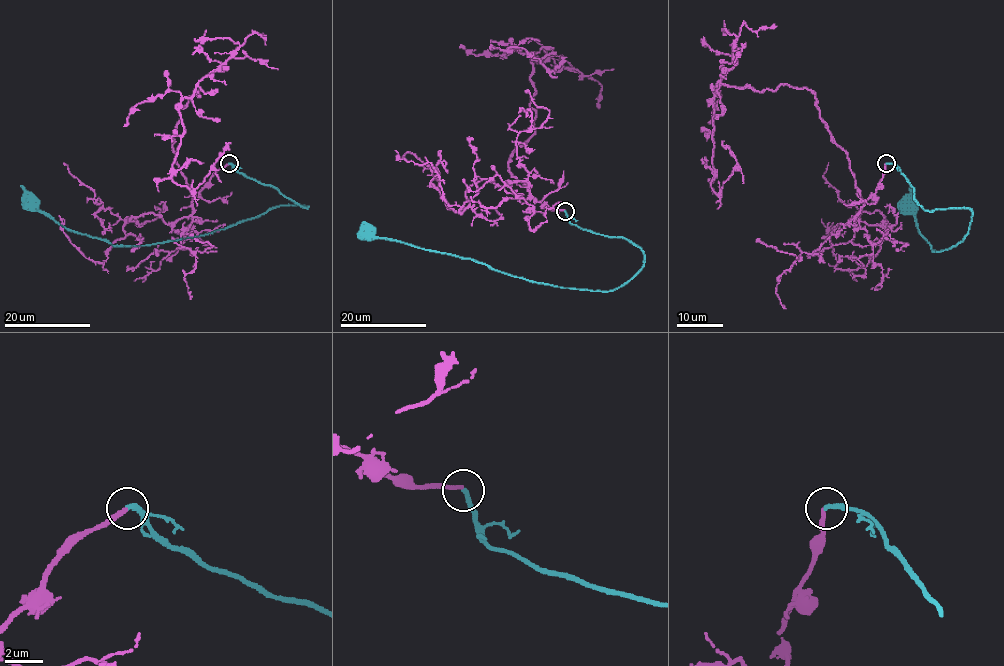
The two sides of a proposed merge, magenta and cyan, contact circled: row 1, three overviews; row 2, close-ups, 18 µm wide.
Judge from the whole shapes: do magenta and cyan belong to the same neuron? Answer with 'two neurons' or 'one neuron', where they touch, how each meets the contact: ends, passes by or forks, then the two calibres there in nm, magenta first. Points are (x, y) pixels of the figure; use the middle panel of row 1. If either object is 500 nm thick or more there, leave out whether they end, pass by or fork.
one neuron | (565, 211) | magenta ends | cyan ends | 220/240 nm

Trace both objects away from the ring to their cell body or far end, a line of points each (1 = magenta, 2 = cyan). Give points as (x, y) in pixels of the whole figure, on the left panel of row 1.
1: (228, 164), (194, 198), (173, 138), (180, 110), (200, 90), (184, 97), (171, 179), (192, 192), (230, 142)
2: (228, 164), (307, 208), (283, 204), (207, 233), (155, 243), (111, 245), (64, 228), (35, 211), (31, 203)

